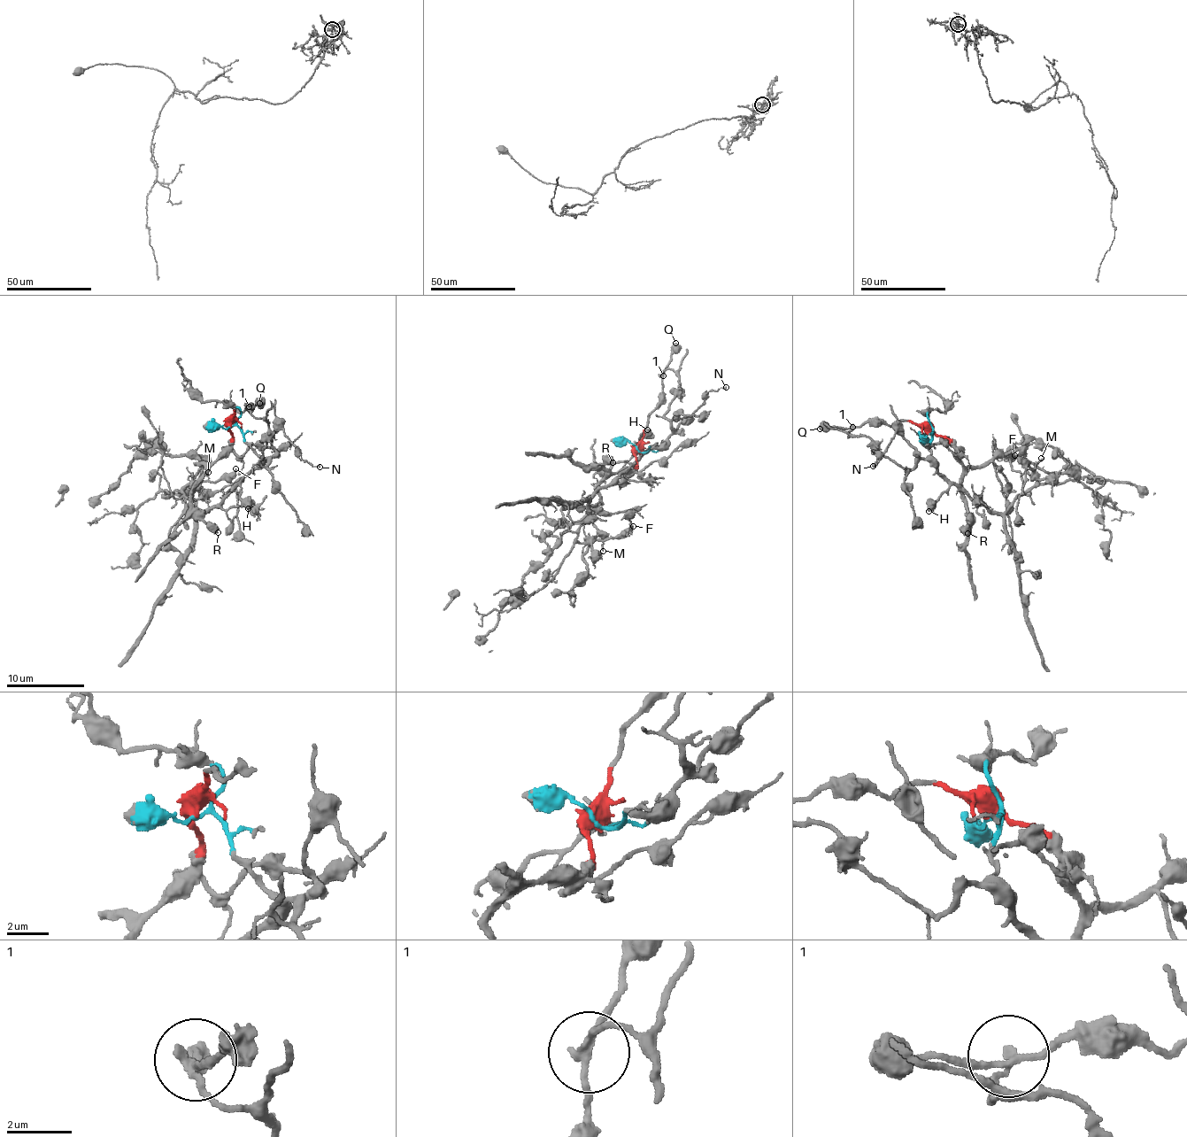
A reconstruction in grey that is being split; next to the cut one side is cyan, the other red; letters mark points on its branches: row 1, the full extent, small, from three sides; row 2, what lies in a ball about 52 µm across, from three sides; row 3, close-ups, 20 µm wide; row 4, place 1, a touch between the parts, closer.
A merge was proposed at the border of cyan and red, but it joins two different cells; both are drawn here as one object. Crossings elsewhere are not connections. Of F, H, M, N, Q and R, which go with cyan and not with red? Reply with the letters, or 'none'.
F, H, M, N

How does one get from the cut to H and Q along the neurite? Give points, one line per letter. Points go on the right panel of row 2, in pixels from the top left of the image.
H: (929, 434), (933, 430), (931, 457), (948, 483), (928, 512)
Q: (929, 434), (909, 421), (867, 423), (847, 428), (823, 426), (819, 429)

